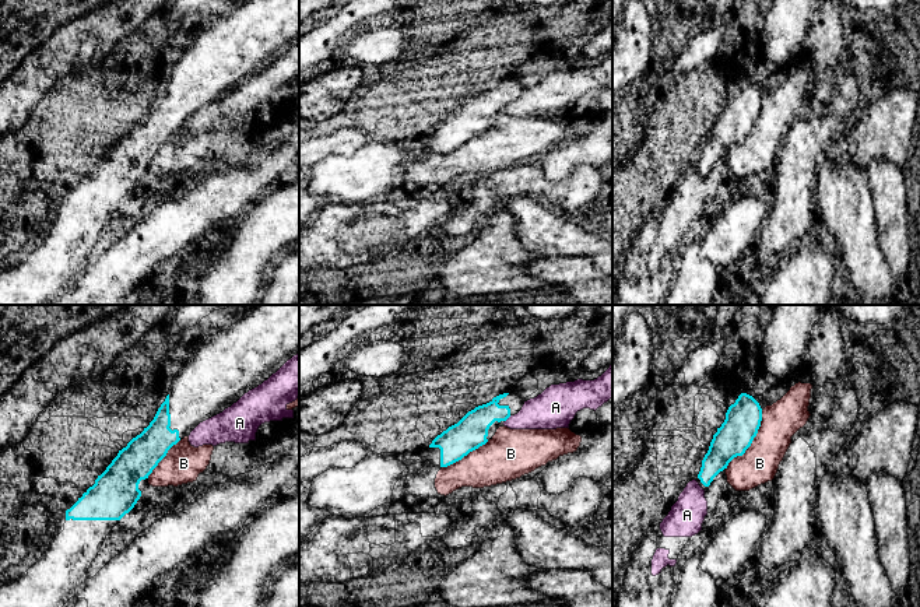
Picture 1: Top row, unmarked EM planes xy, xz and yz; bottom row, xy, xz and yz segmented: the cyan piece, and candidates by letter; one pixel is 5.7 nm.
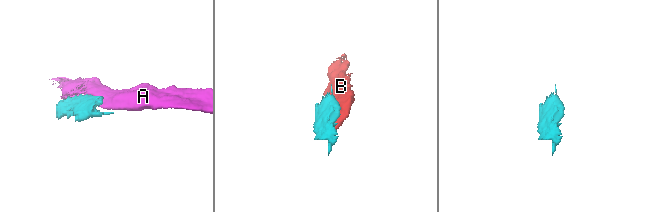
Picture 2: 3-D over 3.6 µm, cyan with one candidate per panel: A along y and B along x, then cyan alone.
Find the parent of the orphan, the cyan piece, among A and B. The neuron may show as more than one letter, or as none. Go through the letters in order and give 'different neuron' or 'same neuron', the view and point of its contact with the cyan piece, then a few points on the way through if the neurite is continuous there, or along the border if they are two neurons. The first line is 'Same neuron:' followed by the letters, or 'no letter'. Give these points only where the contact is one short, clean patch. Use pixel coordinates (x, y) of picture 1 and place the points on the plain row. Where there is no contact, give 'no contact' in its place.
Same neuron: no letter
A: different neuron | xz (508, 104)
B: different neuron | yz (751, 129)

